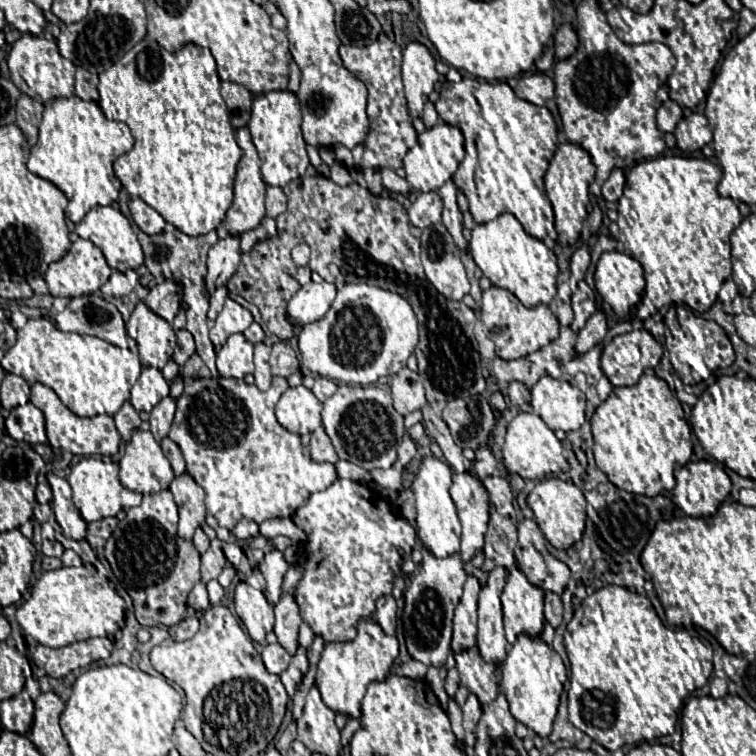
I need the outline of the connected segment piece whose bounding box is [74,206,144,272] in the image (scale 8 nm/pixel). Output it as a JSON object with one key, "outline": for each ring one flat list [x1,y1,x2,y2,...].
{"outline":[[96,206,96,208,92,208,92,210,82,218,82,222,76,224,74,232,76,232,80,238,84,238,84,240,94,242,94,244,102,250,108,266,114,268,114,270,118,270,118,272,134,270,134,268,138,268,138,266,142,264,142,260,144,260,140,242,138,242,136,234,132,232,132,226,130,226,128,218,126,218,120,210,116,210,116,208,112,208,112,206]]}

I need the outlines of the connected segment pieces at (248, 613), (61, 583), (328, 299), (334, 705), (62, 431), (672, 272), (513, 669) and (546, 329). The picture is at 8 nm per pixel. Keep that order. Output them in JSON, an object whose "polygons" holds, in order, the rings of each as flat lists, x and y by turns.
{"polygons":[[[240,582,236,586,234,604,236,604,236,614,242,620,244,628,248,630,250,638,264,646,266,634,274,628,274,612,266,596,260,590,252,588,250,584]],[[86,563,80,568,58,568,50,572,42,572,40,580,32,586,30,598,16,608,16,620,22,626,24,634,34,638,42,646,50,648,62,648,72,642,80,642,94,636,114,636,118,630,124,628,124,600,116,594,114,588,110,588,108,580,104,576,98,576,96,568]],[[308,282,288,302,288,314,298,326,320,320,334,302,336,286,330,282]],[[362,618,356,628,356,638,348,642,328,642,318,662,316,686,322,694,326,706,334,712,342,712,352,718,360,718,360,704,366,694,366,684,374,680,384,680,390,674,390,666,398,656,396,636,384,634,374,618]],[[34,382,30,386,30,402,40,408,44,412,46,418,46,436,48,436,48,444,52,448,62,448,68,450,76,456,92,456,92,454,102,454,102,456,114,456,118,452,120,446,120,434,114,428,114,420,108,414,96,414,90,418,80,418,74,412,70,412,60,398,56,396,56,392,40,382]],[[658,156,644,160,626,176,624,194,618,200,618,226,624,234,630,256,644,268,644,297,651,300,656,310,674,304,687,306,696,312,708,312,716,302,720,286,732,276,730,234,742,222,742,216,732,198,722,198,718,194,716,186,720,178,720,166,706,158,684,156]],[[518,634,512,650,500,666,502,680,500,688,508,698,512,716,534,730,538,736,546,738,552,732,552,722,556,716,560,692,566,682,566,668,558,652,548,646,542,638,532,638,528,634]],[[490,286,482,294,480,310,482,310,480,318,482,318,484,332,496,344,496,354,504,360,514,360,514,358,532,354,532,352,540,350,542,346,550,344,554,338,558,338,558,328,560,328,558,318,550,312,550,308,546,304,526,308,512,292,504,290,504,288]]]}

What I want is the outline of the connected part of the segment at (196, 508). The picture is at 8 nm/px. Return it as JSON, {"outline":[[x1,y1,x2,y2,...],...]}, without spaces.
{"outline":[[188,472,176,476,170,482,170,492,174,494,174,502,178,504,178,512,180,512,178,534,190,540,194,530,204,524,204,516,206,516,204,492]]}

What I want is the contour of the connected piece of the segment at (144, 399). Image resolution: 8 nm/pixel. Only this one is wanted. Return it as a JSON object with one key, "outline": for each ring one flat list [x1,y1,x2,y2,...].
{"outline":[[146,366,132,388,130,402,138,412,150,412,162,398,168,396,168,392,168,382,162,378,162,372,158,368]]}

